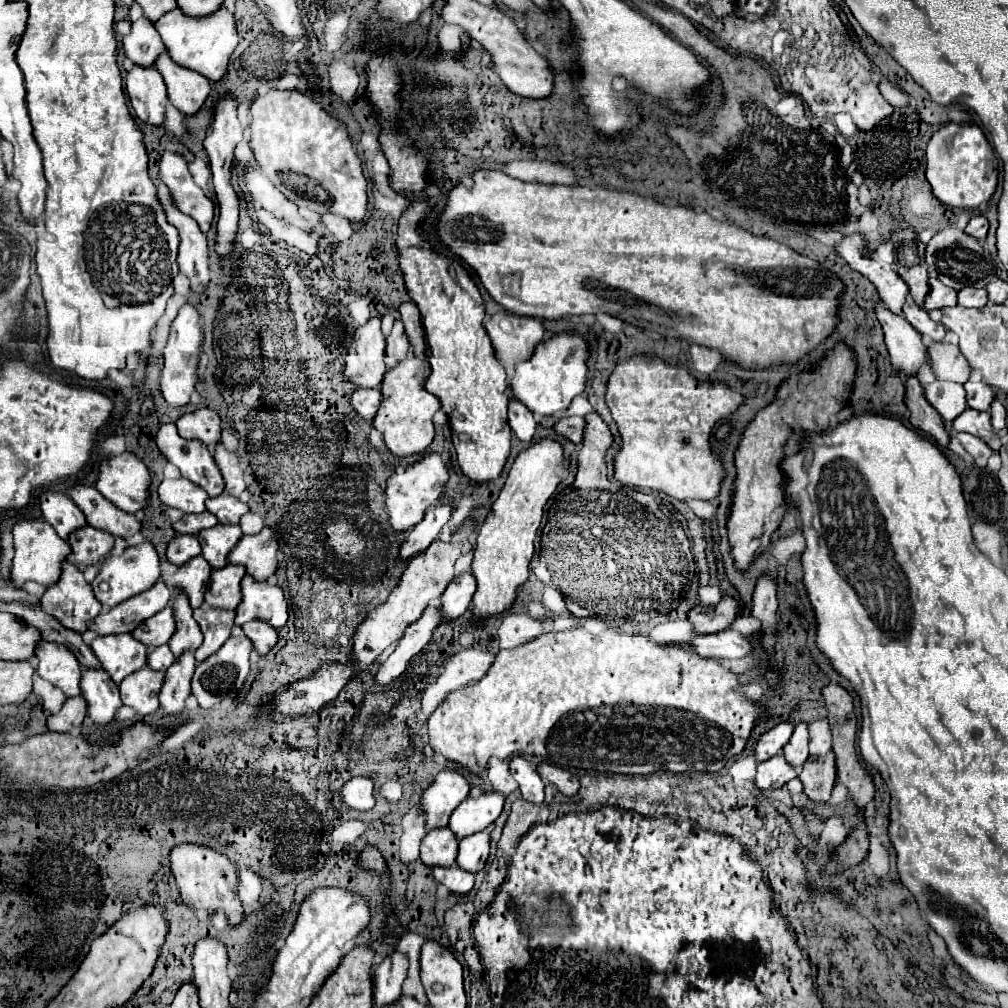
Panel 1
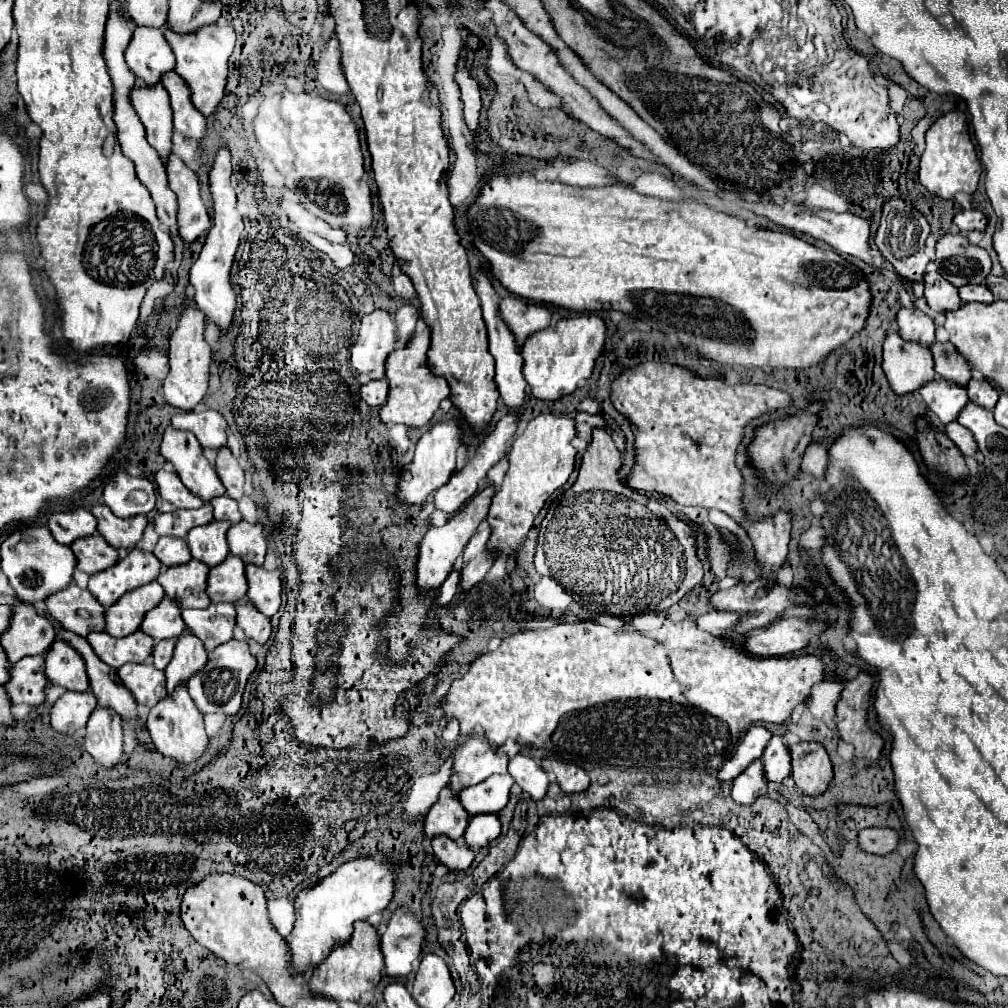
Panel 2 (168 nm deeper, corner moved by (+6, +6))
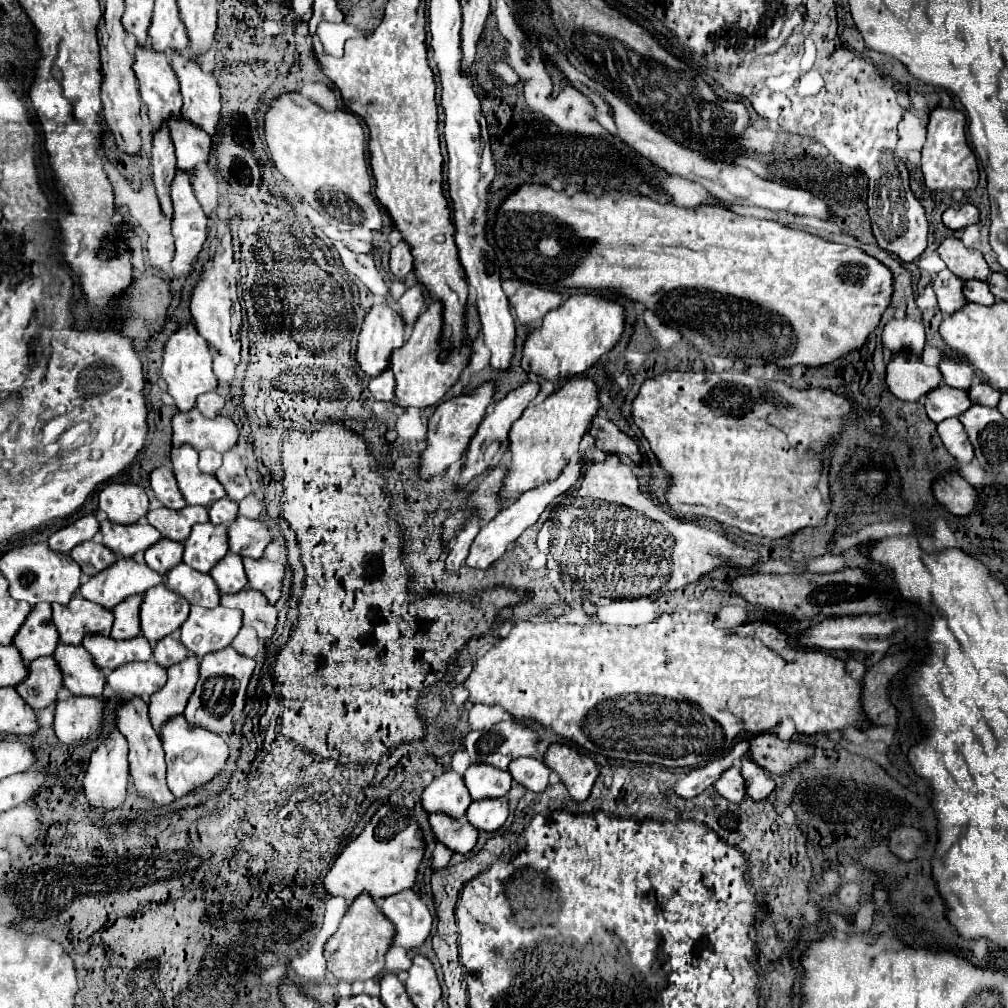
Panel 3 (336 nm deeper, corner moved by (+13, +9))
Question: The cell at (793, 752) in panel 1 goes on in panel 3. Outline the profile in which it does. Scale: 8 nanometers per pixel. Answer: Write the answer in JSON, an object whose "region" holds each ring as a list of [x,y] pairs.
{"region":[[[743,759],[741,763],[743,763],[741,775],[745,779],[747,797],[751,797],[753,801],[765,799],[775,789],[775,781],[765,771],[761,771],[761,767],[753,767],[753,763],[749,763],[749,759]]]}

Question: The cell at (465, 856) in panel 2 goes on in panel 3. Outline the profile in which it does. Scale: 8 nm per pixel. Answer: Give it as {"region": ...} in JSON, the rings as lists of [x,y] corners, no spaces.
{"region":[[[431,813],[429,817],[437,841],[445,843],[457,853],[469,853],[479,837],[479,829],[467,819],[453,819],[447,813]]]}

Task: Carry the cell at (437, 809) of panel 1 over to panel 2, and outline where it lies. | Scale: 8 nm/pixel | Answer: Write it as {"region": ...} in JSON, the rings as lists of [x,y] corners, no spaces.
{"region":[[[470,736],[452,754],[452,774],[448,788],[460,794],[464,788],[486,780],[492,774],[504,774],[508,756],[498,756],[496,748],[482,736]]]}

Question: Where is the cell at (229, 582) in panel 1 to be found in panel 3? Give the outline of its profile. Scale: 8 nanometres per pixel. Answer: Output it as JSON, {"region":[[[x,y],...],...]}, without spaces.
{"region":[[[225,555],[225,559],[221,559],[221,563],[217,563],[217,567],[213,567],[213,571],[209,573],[219,591],[225,593],[237,593],[241,589],[247,587],[247,575],[243,571],[243,557],[241,555]]]}

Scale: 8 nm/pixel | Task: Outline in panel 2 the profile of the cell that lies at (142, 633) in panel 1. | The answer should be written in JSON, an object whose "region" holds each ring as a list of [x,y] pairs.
{"region":[[[164,596],[164,600],[156,608],[152,608],[140,624],[140,630],[152,636],[156,642],[166,638],[176,638],[182,634],[184,628],[186,624],[180,618],[180,608],[168,596]]]}

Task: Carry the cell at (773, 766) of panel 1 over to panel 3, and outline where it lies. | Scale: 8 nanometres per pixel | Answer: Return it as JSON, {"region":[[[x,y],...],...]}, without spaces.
{"region":[[[729,767],[713,783],[713,787],[727,801],[741,801],[745,797],[745,787],[741,787],[741,771],[739,771],[739,767]]]}

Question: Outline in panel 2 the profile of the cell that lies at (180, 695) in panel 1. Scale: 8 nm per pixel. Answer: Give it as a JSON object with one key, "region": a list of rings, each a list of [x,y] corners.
{"region":[[[180,682],[170,694],[166,694],[148,714],[146,720],[146,728],[150,732],[152,742],[156,744],[156,748],[164,754],[174,758],[180,766],[186,766],[194,760],[198,760],[208,744],[208,736],[204,732],[204,714],[200,710],[196,710],[196,704],[192,702],[188,688],[184,682]]]}

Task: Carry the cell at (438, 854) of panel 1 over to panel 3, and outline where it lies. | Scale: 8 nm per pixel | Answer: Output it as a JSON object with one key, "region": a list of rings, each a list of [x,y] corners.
{"region":[[[453,769],[433,779],[433,783],[423,791],[423,809],[427,813],[449,811],[449,815],[457,815],[457,819],[461,819],[471,801],[473,799],[465,787],[463,775],[455,773]]]}

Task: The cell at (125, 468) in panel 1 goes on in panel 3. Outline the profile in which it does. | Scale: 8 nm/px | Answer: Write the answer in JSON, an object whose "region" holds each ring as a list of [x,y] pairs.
{"region":[[[109,483],[99,493],[99,509],[119,525],[137,523],[149,511],[149,497],[143,487],[133,483]]]}

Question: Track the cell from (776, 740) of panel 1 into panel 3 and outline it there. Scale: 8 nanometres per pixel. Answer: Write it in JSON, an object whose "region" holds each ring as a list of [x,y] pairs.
{"region":[[[741,741],[733,747],[733,751],[721,759],[715,759],[703,767],[695,767],[691,771],[687,771],[685,775],[681,775],[675,785],[673,785],[673,793],[681,799],[691,799],[695,795],[699,795],[703,789],[707,789],[709,785],[713,785],[719,777],[721,777],[721,771],[729,769],[735,761],[739,761],[743,755],[745,755],[745,747],[747,741]]]}

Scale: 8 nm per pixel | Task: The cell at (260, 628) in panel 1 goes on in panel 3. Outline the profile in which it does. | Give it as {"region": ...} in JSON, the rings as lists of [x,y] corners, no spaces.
{"region":[[[243,589],[235,595],[223,595],[221,605],[243,611],[243,625],[253,627],[261,639],[271,637],[277,627],[277,609],[269,599],[255,589]]]}

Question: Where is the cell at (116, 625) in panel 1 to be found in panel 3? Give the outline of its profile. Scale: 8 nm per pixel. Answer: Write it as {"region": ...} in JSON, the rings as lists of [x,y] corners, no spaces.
{"region":[[[133,595],[133,599],[125,599],[125,603],[121,603],[121,607],[113,609],[115,615],[115,623],[113,623],[113,631],[111,637],[113,639],[133,639],[137,637],[137,633],[141,633],[139,627],[139,605],[141,605],[143,597],[141,595]]]}

